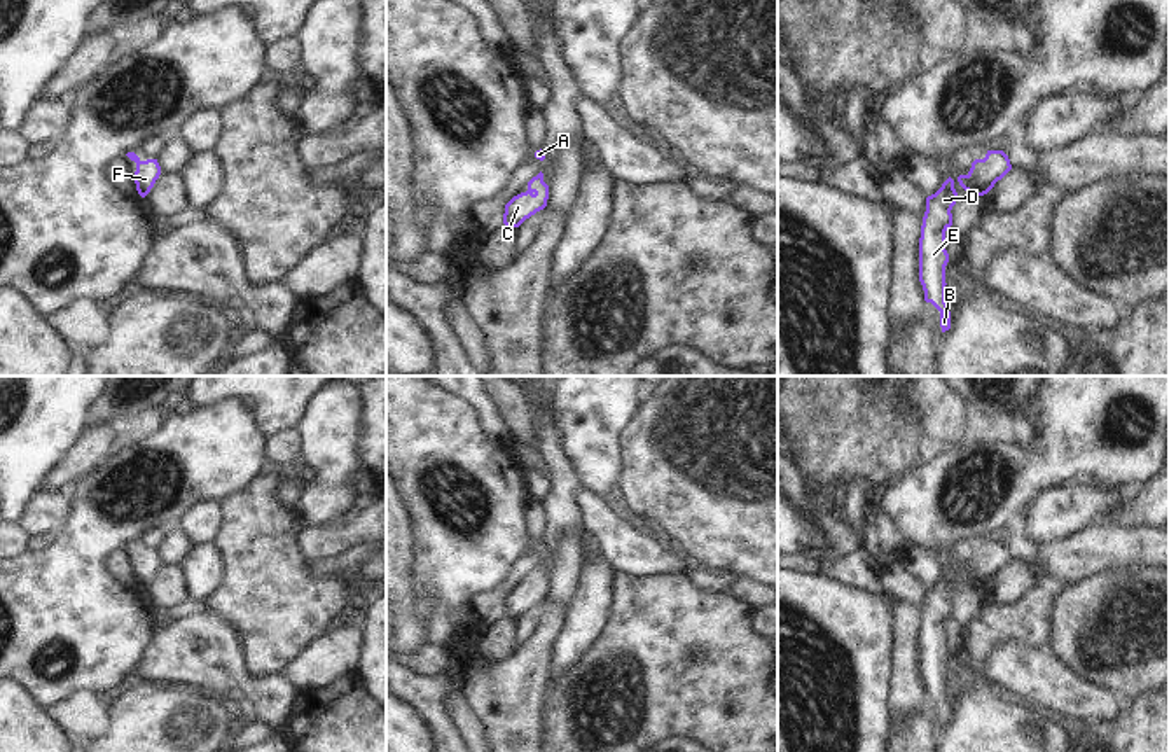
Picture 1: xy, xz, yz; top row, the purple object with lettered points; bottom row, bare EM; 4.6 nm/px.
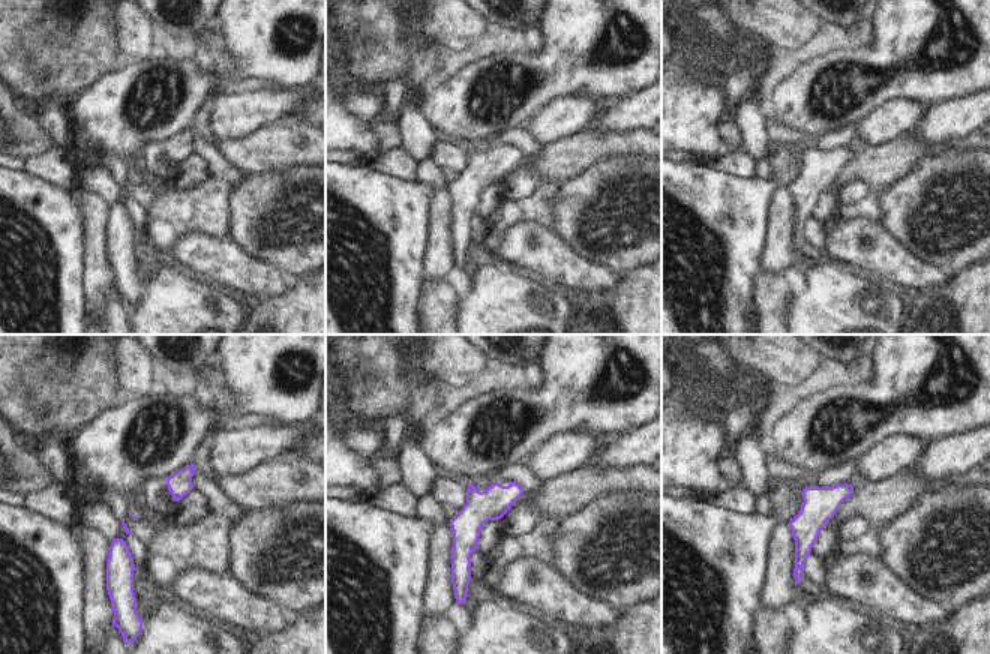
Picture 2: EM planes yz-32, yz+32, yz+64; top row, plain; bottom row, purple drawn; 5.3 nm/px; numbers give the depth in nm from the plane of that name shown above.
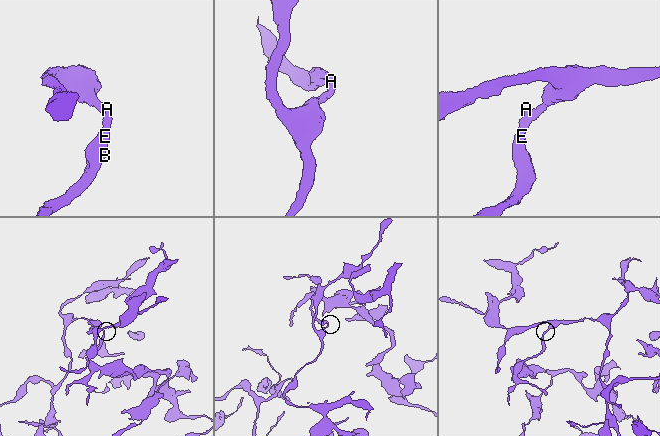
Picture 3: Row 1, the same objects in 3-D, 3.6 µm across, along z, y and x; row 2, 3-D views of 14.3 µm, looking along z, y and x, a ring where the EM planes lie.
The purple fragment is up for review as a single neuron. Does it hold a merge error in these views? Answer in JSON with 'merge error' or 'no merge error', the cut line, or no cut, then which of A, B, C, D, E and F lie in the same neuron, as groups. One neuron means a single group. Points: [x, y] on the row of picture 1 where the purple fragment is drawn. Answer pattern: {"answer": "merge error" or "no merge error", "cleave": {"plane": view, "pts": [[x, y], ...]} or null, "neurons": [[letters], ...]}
{"answer": "no merge error", "cleave": null, "neurons": [["A", "B", "C", "D", "E", "F"]]}

